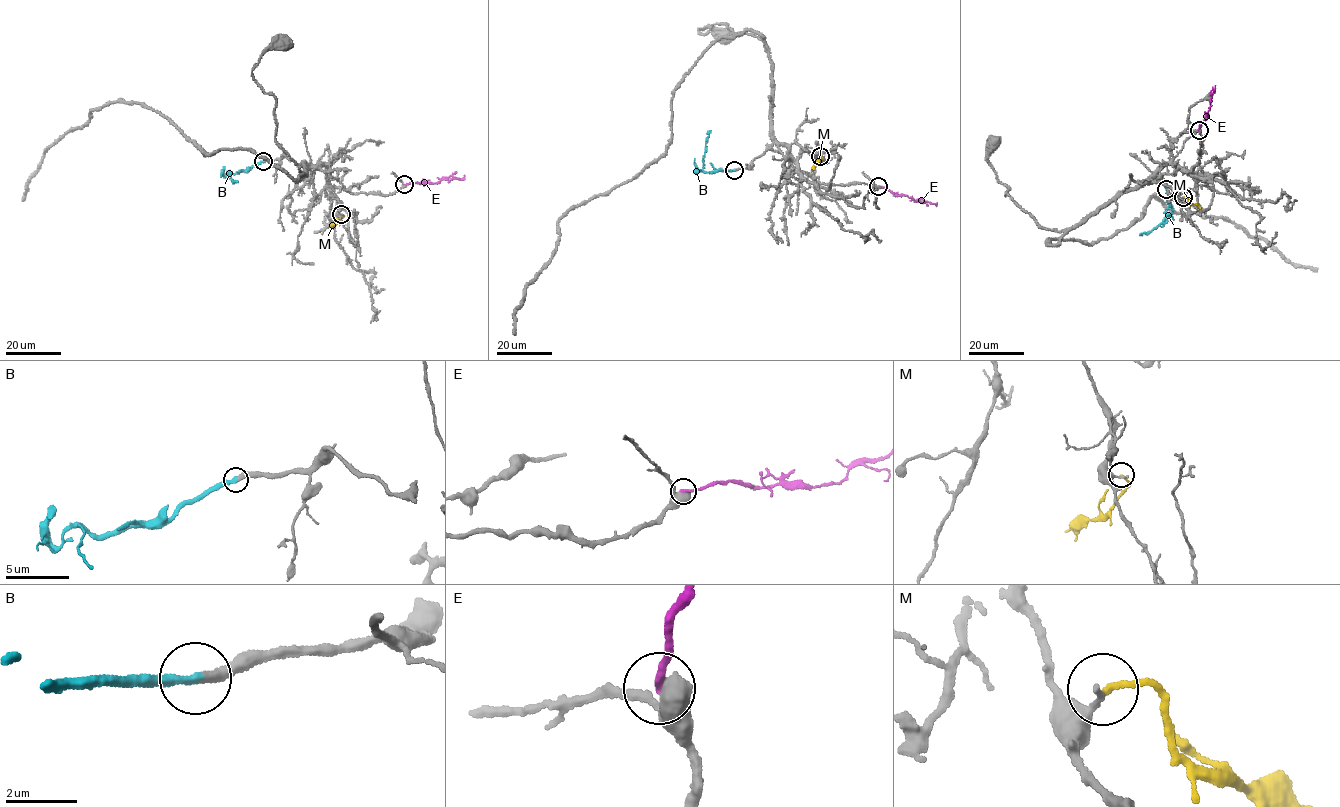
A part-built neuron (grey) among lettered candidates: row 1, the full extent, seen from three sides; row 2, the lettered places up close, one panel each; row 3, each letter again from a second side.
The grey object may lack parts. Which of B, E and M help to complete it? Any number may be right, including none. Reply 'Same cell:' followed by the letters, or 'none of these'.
Same cell: B

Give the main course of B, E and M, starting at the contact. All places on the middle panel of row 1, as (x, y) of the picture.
B: (734, 170), (703, 170), (710, 130)
E: (878, 186), (894, 195), (907, 196), (936, 206)
M: (820, 156), (822, 159), (813, 169)

